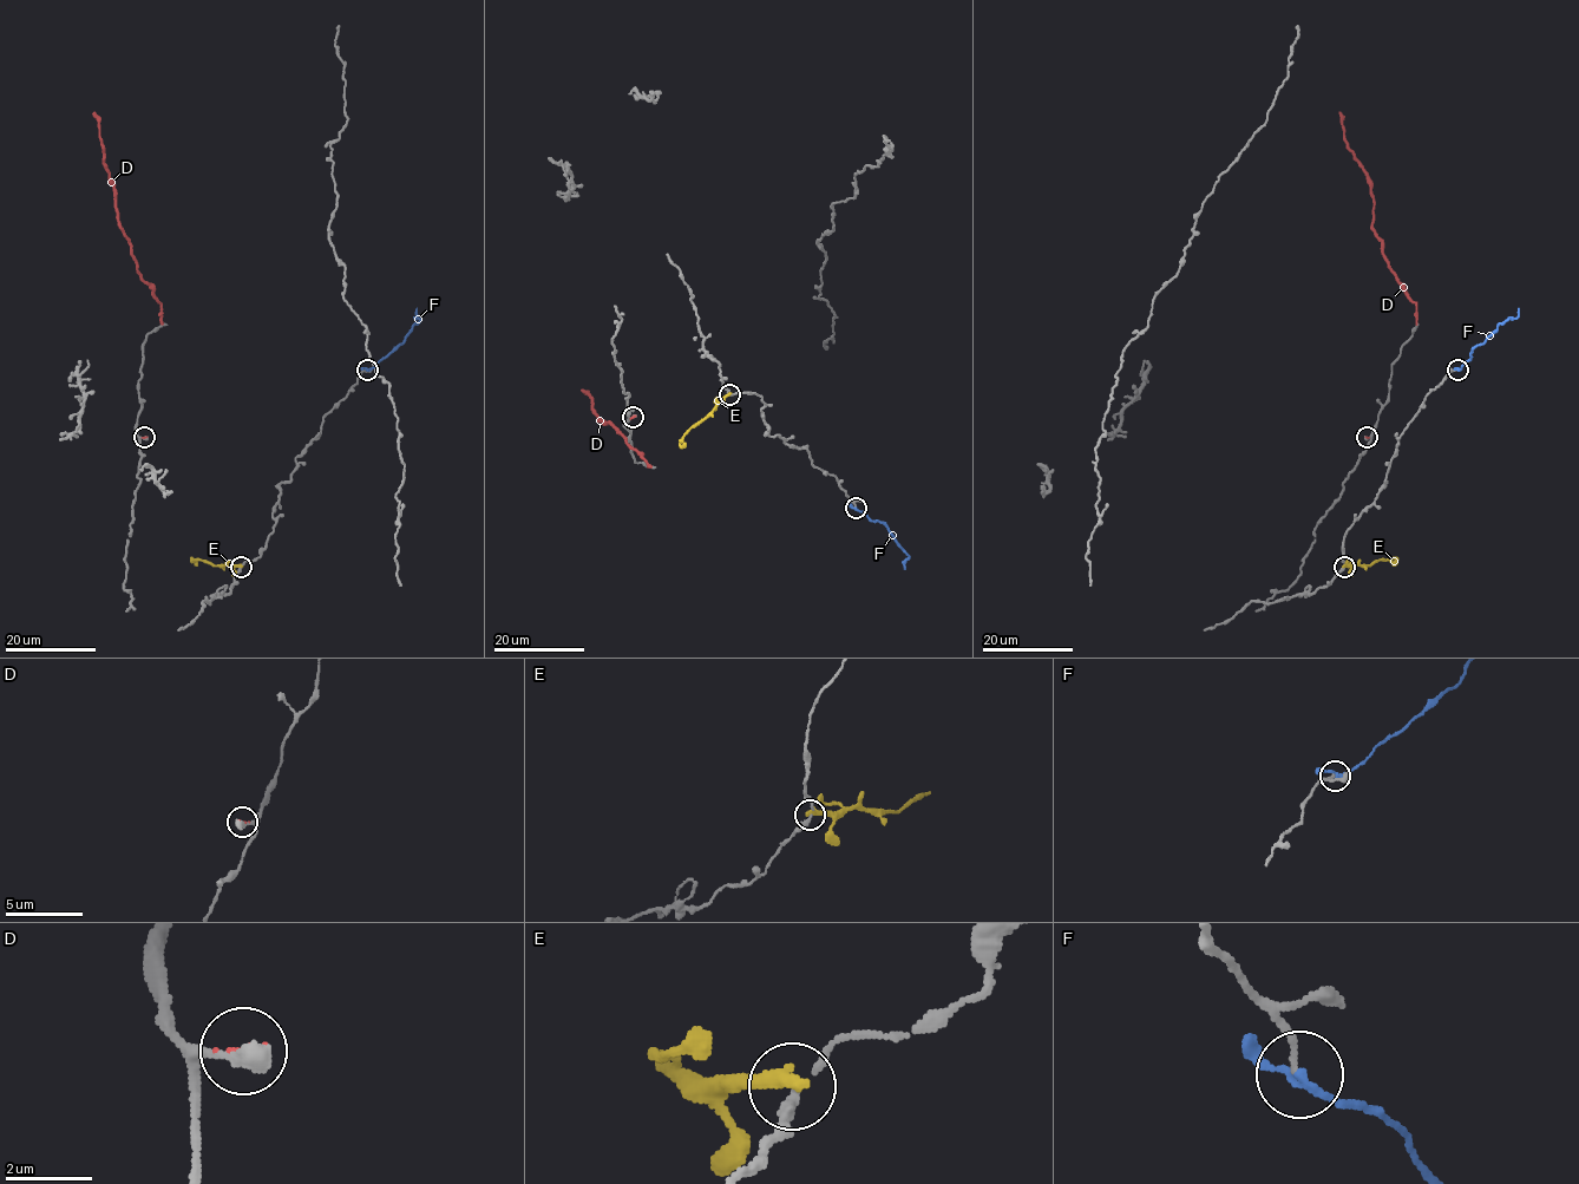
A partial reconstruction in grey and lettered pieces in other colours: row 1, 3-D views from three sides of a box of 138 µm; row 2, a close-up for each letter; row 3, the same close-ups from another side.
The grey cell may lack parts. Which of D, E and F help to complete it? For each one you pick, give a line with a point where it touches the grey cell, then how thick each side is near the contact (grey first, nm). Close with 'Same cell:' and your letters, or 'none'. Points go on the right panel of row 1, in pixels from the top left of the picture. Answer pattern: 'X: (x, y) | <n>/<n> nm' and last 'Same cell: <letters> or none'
F: (1458, 370) | 130/160 nm
Same cell: F

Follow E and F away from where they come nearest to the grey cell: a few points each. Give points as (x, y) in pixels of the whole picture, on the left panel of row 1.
E: (240, 566), (214, 564), (191, 558), (197, 564)
F: (367, 370), (404, 341), (420, 320), (415, 318), (417, 308)

